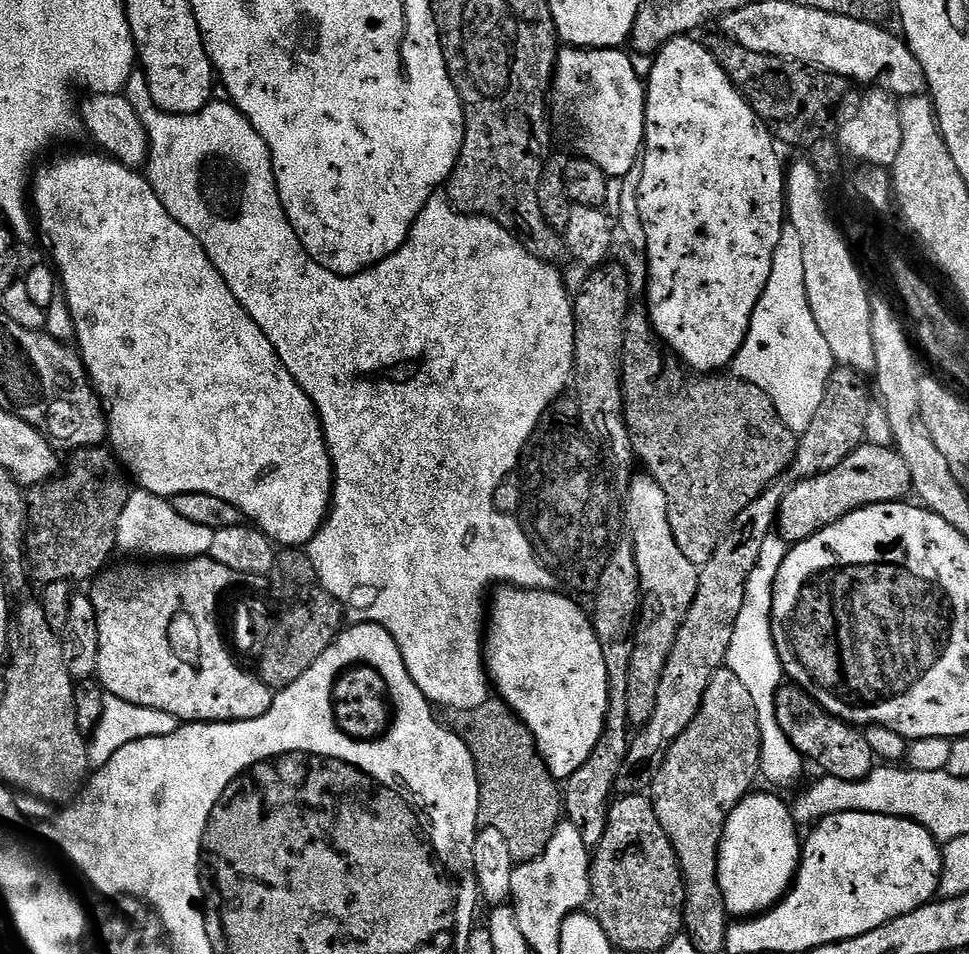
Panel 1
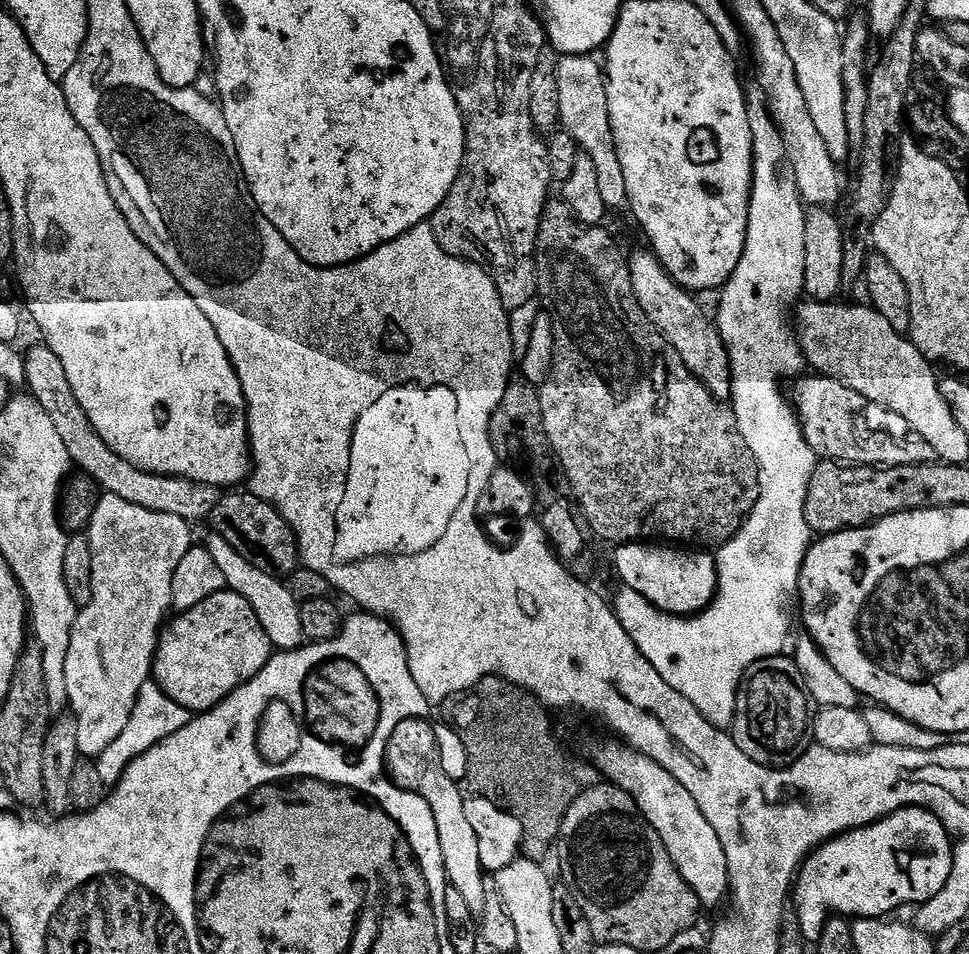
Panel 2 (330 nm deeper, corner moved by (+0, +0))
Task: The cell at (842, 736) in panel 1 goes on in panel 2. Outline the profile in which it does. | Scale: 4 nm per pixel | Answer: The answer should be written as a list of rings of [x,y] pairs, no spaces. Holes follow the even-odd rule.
[[[781,654],[750,665],[737,698],[734,723],[736,743],[760,764],[780,766],[808,751],[813,732],[814,701],[808,695],[804,675],[795,659],[791,655]]]

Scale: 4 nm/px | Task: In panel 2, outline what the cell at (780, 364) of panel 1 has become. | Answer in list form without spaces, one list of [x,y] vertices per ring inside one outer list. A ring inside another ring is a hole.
[[[757,139],[754,144],[754,175],[752,177],[752,201],[748,203],[748,237],[746,238],[746,246],[742,258],[738,262],[738,266],[734,270],[734,274],[729,278],[728,283],[724,285],[720,296],[720,313],[715,313],[714,320],[719,325],[721,337],[728,348],[732,363],[732,381],[735,388],[733,399],[733,412],[738,422],[739,432],[747,440],[747,445],[750,446],[751,452],[755,456],[756,464],[759,466],[759,486],[760,494],[759,501],[755,504],[754,510],[745,520],[743,526],[740,527],[739,534],[735,535],[730,543],[724,544],[721,547],[716,557],[716,564],[719,570],[719,586],[716,591],[716,597],[700,613],[695,613],[690,616],[679,616],[676,613],[665,612],[663,608],[656,607],[652,601],[647,600],[642,594],[638,594],[638,590],[624,586],[621,587],[621,592],[614,599],[614,611],[618,619],[622,622],[624,629],[630,634],[633,642],[639,646],[640,653],[652,663],[654,670],[658,670],[662,678],[674,690],[678,690],[684,697],[699,712],[716,728],[729,729],[736,720],[737,698],[740,692],[740,685],[743,684],[744,676],[748,672],[750,665],[754,665],[759,660],[765,660],[766,657],[781,655],[787,648],[788,632],[790,630],[790,604],[795,599],[799,591],[801,566],[808,555],[808,550],[812,545],[814,533],[807,522],[806,506],[809,496],[809,488],[813,480],[813,473],[816,470],[818,457],[809,443],[806,442],[804,429],[801,424],[801,419],[795,410],[795,407],[790,406],[786,400],[782,388],[780,386],[783,378],[788,378],[799,372],[800,367],[805,367],[806,360],[802,355],[802,348],[798,343],[797,337],[794,335],[794,328],[788,325],[788,311],[801,299],[802,293],[805,291],[805,274],[806,274],[806,204],[801,199],[800,193],[794,187],[793,181],[779,180],[776,177],[776,163],[782,160],[782,148],[779,143],[769,144],[766,140]]]

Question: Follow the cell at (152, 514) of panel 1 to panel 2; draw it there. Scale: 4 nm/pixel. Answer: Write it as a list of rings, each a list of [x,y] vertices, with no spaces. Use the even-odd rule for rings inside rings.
[[[104,494],[99,497],[96,513],[92,516],[90,525],[90,533],[92,532],[92,549],[90,548],[92,558],[92,599],[86,605],[89,624],[77,623],[75,630],[72,632],[72,649],[64,667],[64,684],[68,686],[68,700],[72,703],[73,710],[76,711],[74,719],[78,730],[81,757],[88,758],[88,756],[92,756],[92,758],[99,758],[111,743],[118,740],[122,732],[126,730],[126,726],[130,726],[138,694],[142,690],[142,686],[149,683],[150,677],[153,675],[162,629],[169,619],[168,612],[173,611],[172,591],[174,590],[174,578],[178,570],[178,564],[182,562],[182,558],[186,558],[188,551],[194,546],[192,532],[188,528],[191,528],[189,521],[178,518],[174,514],[158,514],[154,510],[134,506],[134,502],[126,502],[126,498],[118,498],[111,494]]]

